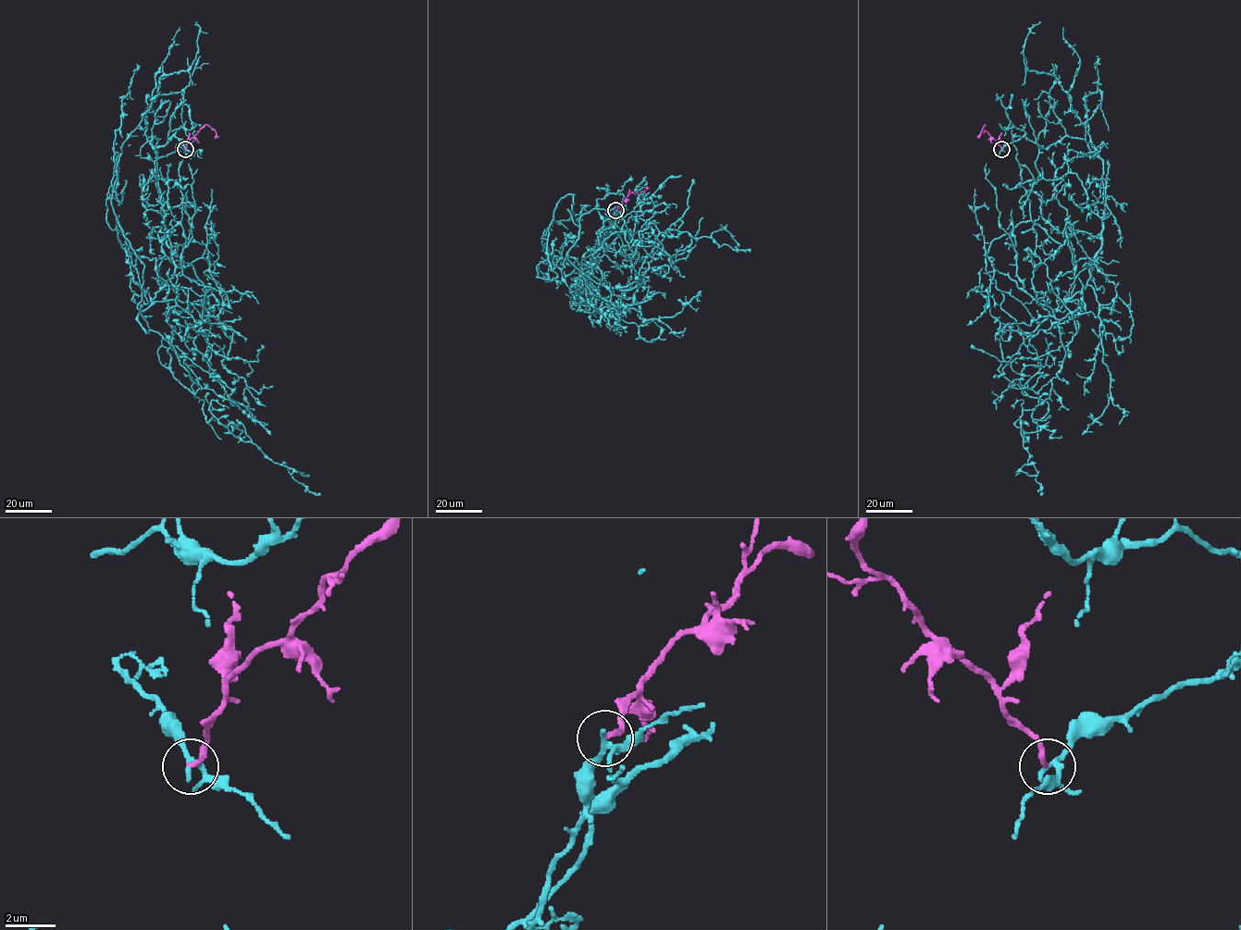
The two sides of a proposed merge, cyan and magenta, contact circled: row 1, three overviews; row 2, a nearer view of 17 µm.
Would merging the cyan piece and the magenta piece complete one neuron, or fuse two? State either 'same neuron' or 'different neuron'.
different neuron

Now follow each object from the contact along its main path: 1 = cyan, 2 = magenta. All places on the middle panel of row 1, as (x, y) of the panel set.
1: (615, 210), (580, 265), (593, 314), (568, 252), (593, 208), (619, 208), (633, 257), (651, 223), (750, 252)
2: (615, 210), (631, 192), (638, 193), (646, 190), (645, 187)

